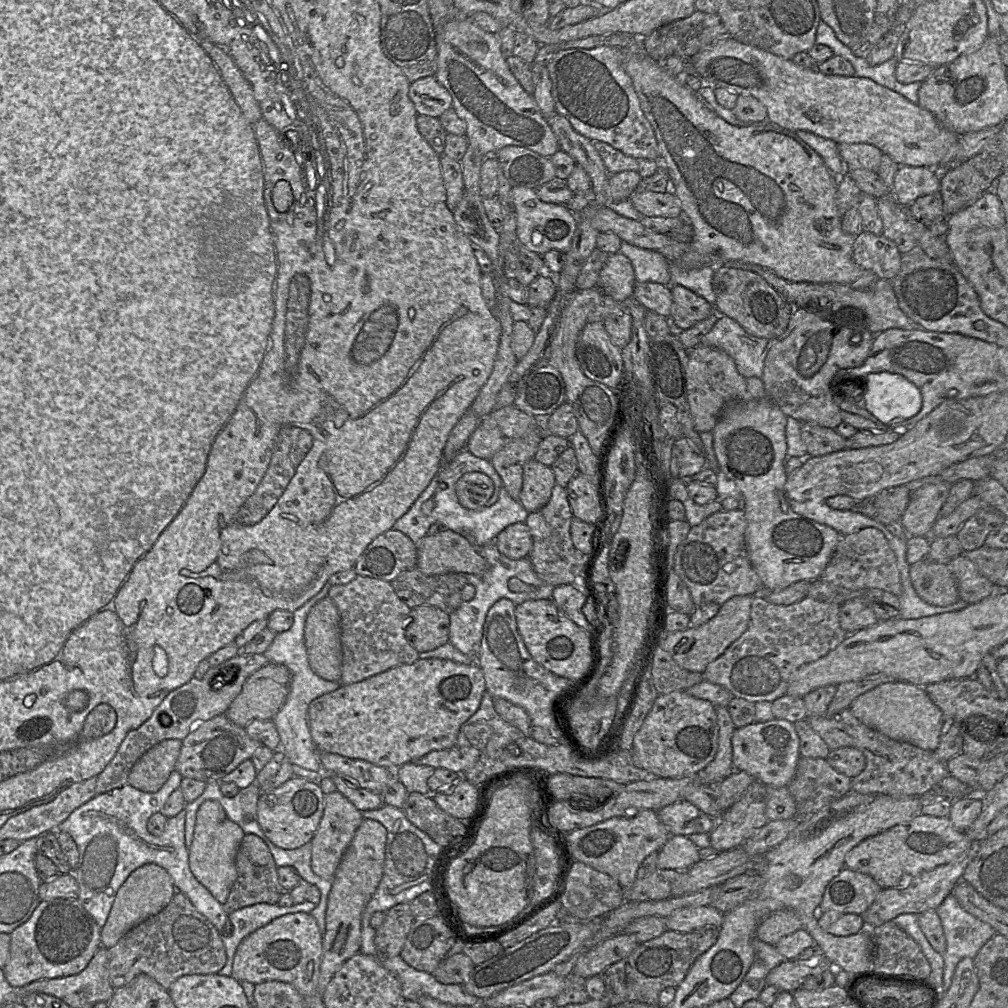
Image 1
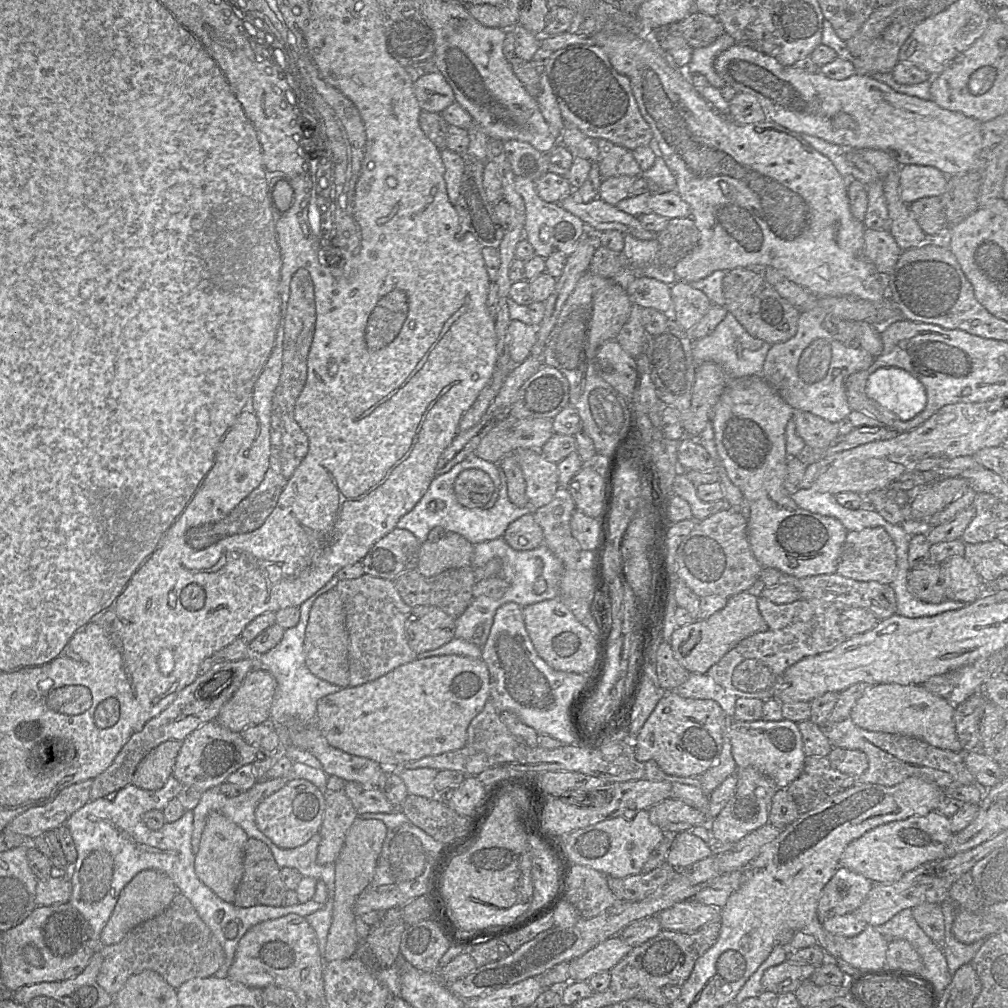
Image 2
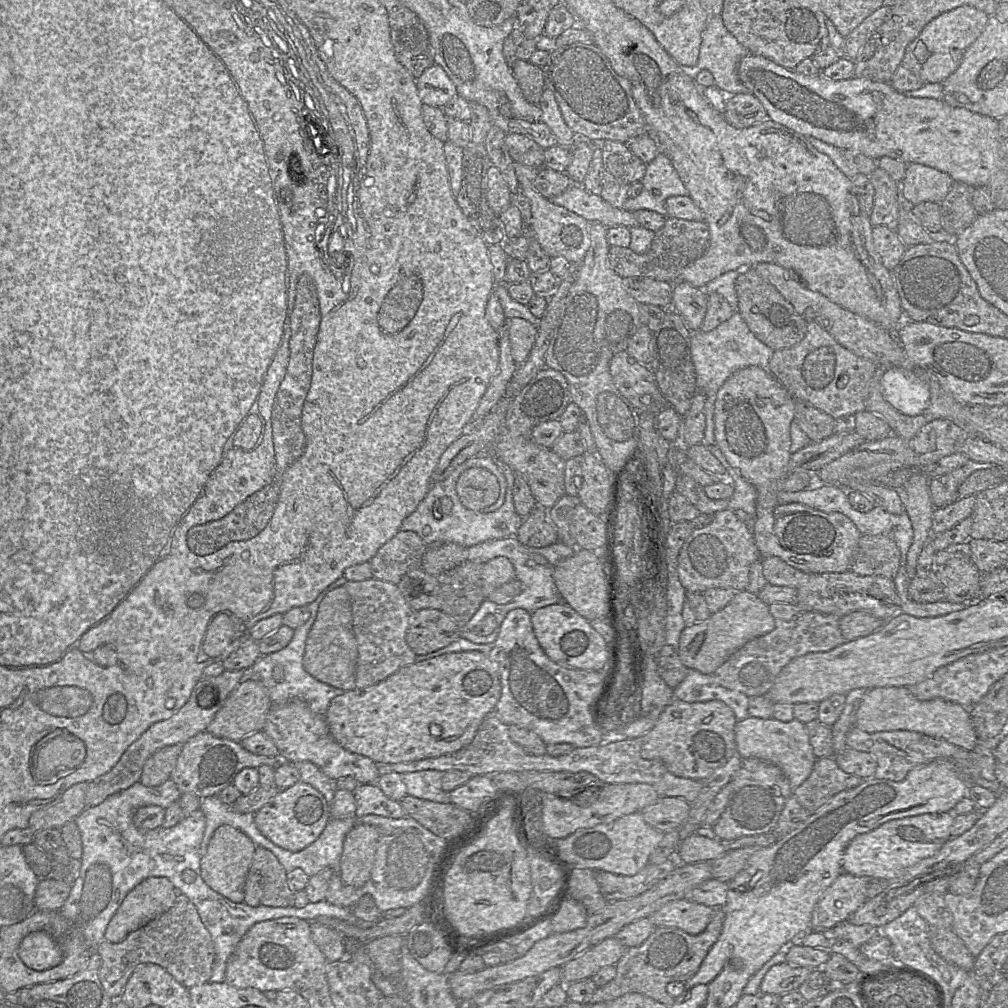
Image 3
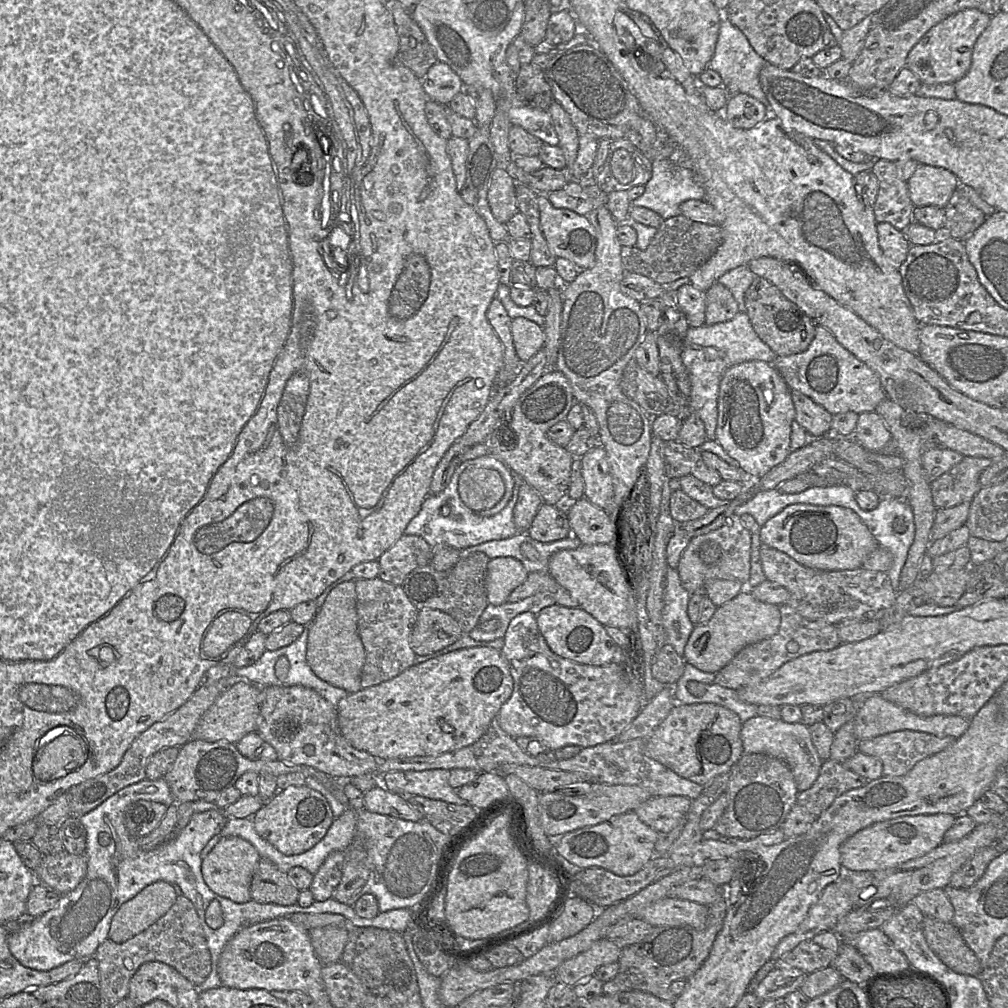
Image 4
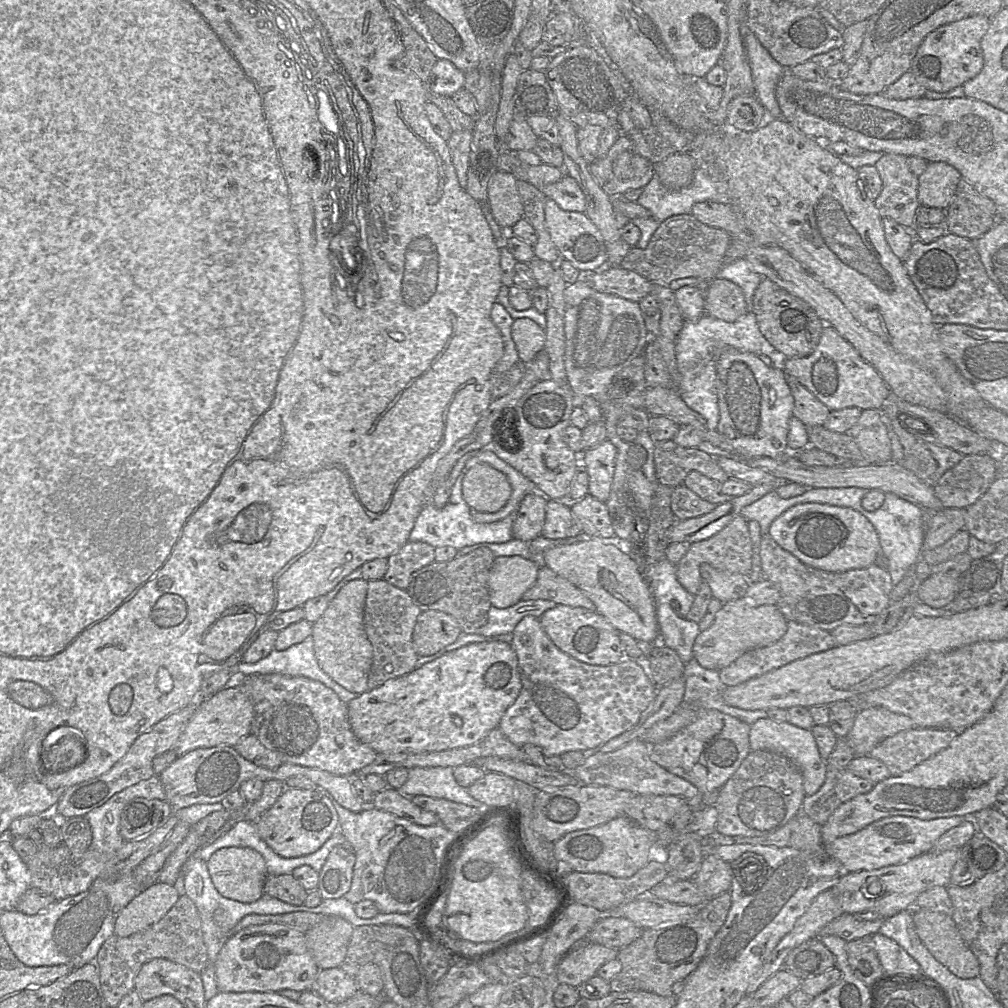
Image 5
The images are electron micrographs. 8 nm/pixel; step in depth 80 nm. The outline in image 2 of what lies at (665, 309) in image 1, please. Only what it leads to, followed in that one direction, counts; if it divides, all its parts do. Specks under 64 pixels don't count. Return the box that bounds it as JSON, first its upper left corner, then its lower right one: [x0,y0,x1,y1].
[626,277,672,318]

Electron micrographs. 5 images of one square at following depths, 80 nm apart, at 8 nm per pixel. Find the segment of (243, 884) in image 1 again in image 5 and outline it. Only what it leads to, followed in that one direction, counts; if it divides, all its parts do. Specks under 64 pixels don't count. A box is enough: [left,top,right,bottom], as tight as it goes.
[264,874,308,905]

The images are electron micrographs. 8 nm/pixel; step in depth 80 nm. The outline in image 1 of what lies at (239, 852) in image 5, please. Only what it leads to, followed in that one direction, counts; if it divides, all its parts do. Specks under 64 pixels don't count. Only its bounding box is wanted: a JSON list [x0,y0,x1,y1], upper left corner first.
[189,800,245,904]

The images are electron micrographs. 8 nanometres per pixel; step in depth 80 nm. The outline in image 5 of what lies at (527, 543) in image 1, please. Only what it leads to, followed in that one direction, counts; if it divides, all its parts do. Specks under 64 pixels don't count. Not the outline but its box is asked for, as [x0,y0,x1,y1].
[541,500,581,539]

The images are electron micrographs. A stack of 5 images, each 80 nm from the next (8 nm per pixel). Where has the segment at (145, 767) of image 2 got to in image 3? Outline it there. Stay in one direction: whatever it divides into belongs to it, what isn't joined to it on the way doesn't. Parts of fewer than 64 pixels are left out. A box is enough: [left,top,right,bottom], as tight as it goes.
[139,745,182,787]

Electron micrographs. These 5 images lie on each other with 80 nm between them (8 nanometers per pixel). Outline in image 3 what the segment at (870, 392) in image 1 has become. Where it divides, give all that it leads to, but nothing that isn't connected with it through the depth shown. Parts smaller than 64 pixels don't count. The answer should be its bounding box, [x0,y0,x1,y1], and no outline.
[879,369,929,416]

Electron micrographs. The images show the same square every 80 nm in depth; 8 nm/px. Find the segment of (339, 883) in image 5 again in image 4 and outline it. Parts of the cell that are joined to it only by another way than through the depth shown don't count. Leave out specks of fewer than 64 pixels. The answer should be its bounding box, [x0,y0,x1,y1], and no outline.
[309,852,345,901]

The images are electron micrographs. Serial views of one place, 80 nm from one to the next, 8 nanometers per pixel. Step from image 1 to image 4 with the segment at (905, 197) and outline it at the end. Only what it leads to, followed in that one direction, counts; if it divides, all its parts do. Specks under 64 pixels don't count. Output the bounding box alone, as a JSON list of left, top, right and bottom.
[907,164,960,209]

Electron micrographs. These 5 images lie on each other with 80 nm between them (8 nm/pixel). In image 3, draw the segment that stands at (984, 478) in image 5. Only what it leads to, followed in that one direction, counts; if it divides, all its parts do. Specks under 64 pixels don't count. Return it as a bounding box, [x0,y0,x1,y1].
[929,460,992,508]

